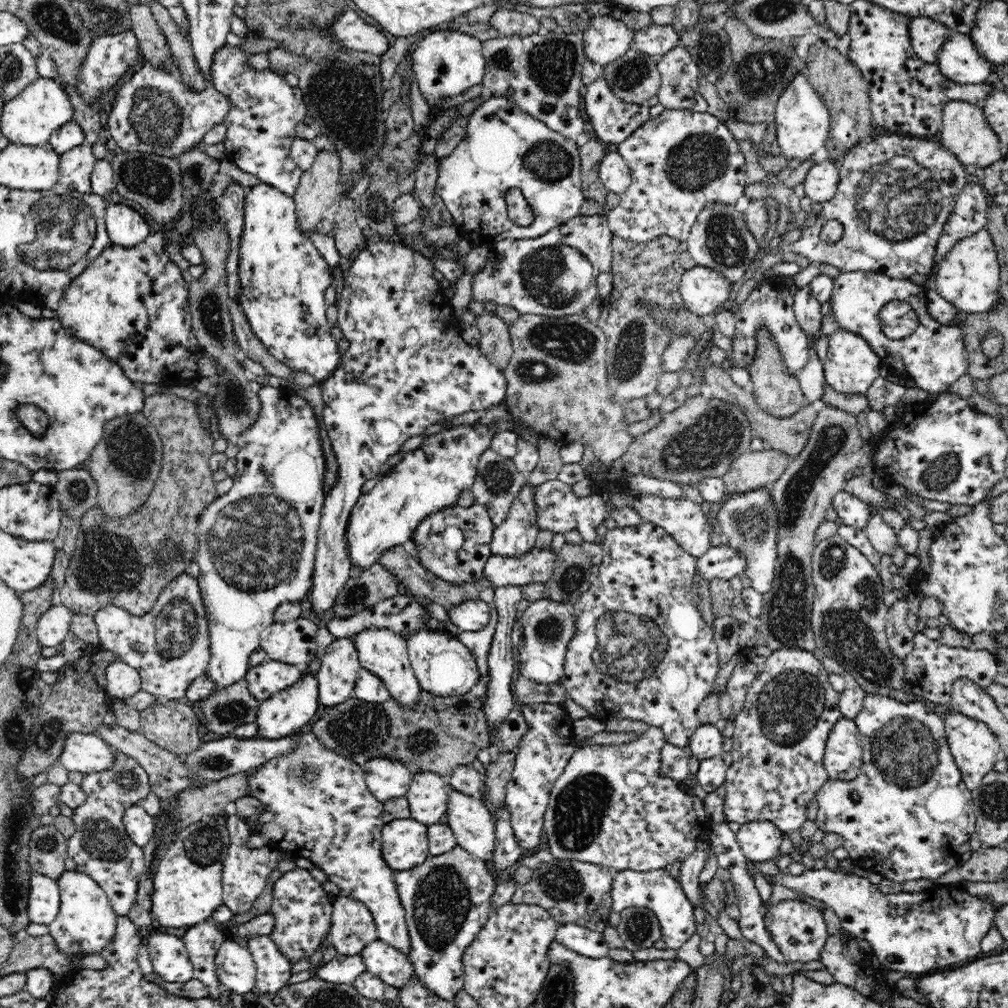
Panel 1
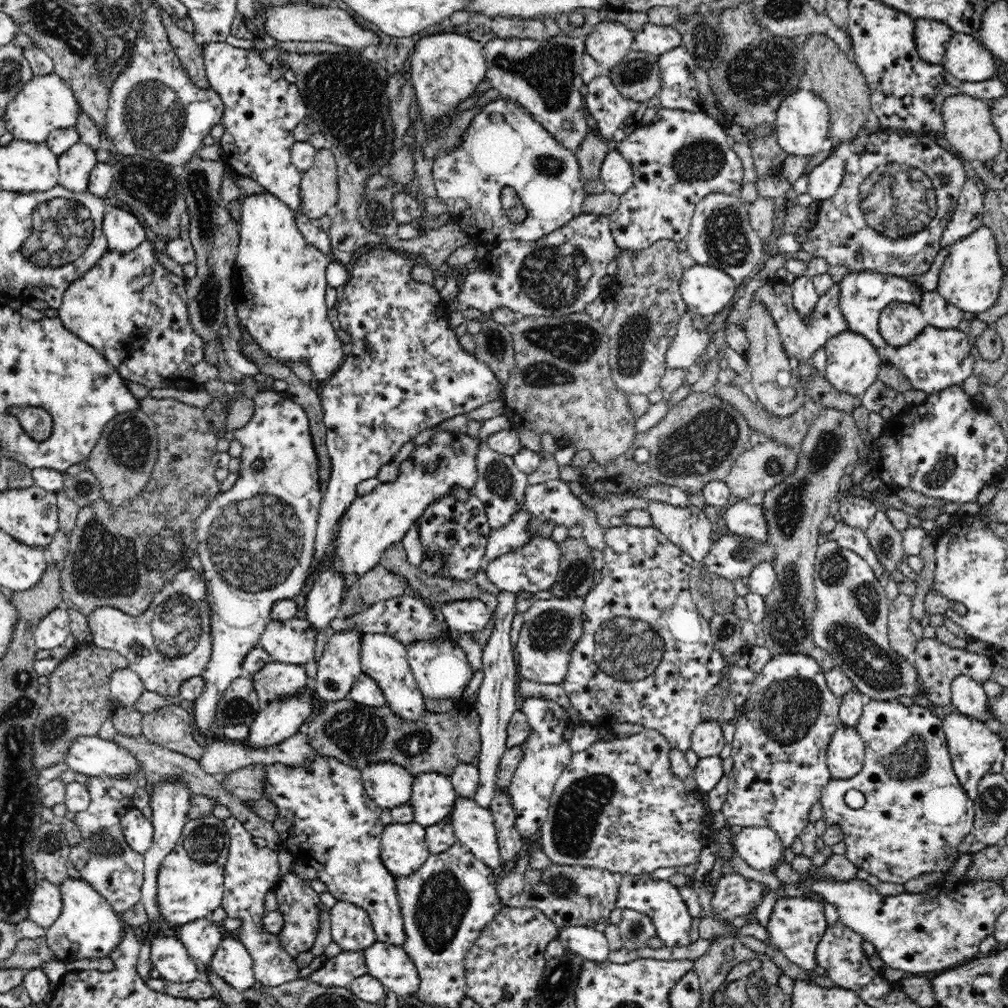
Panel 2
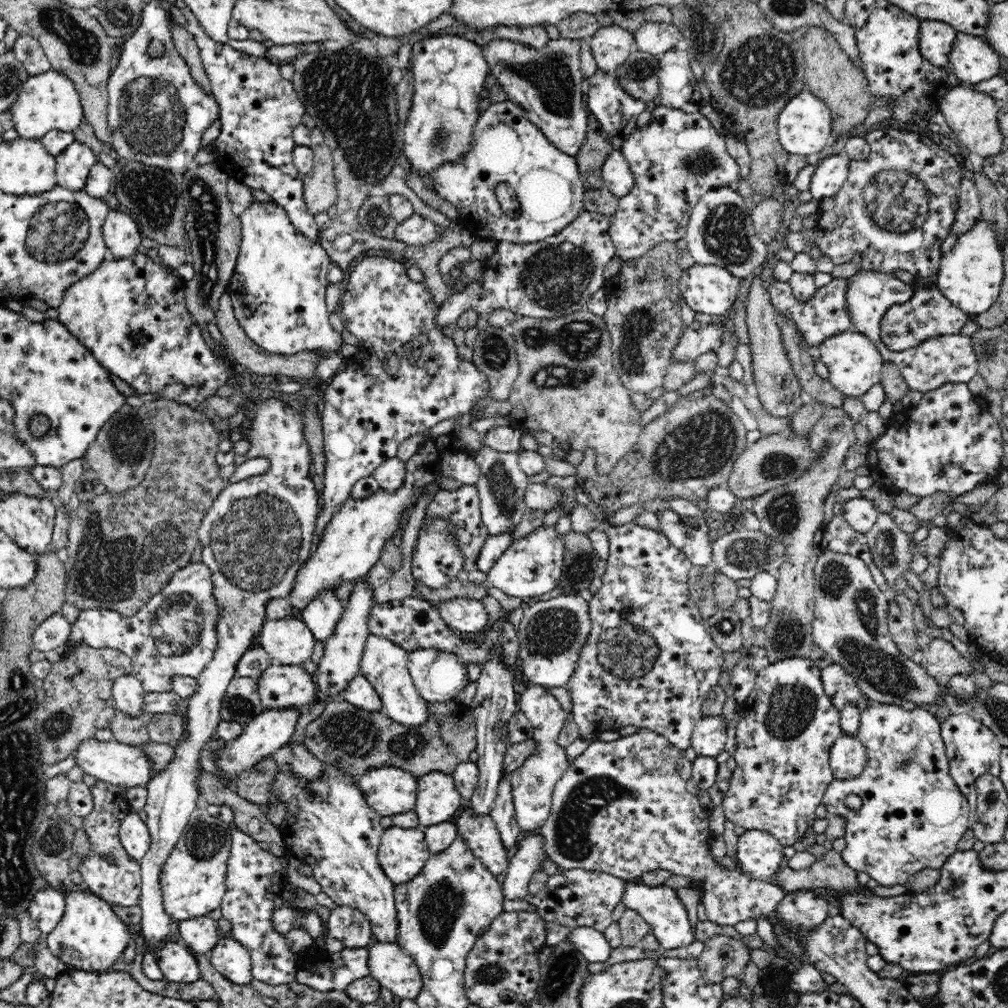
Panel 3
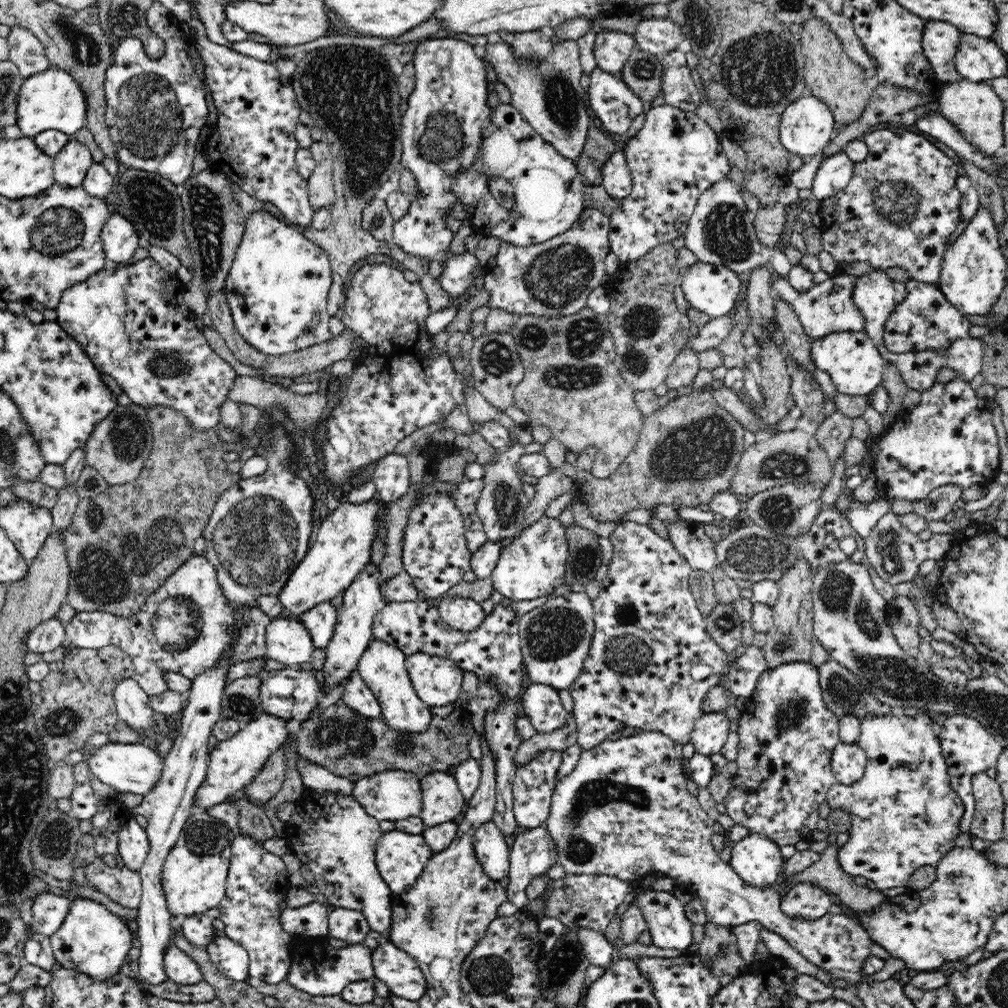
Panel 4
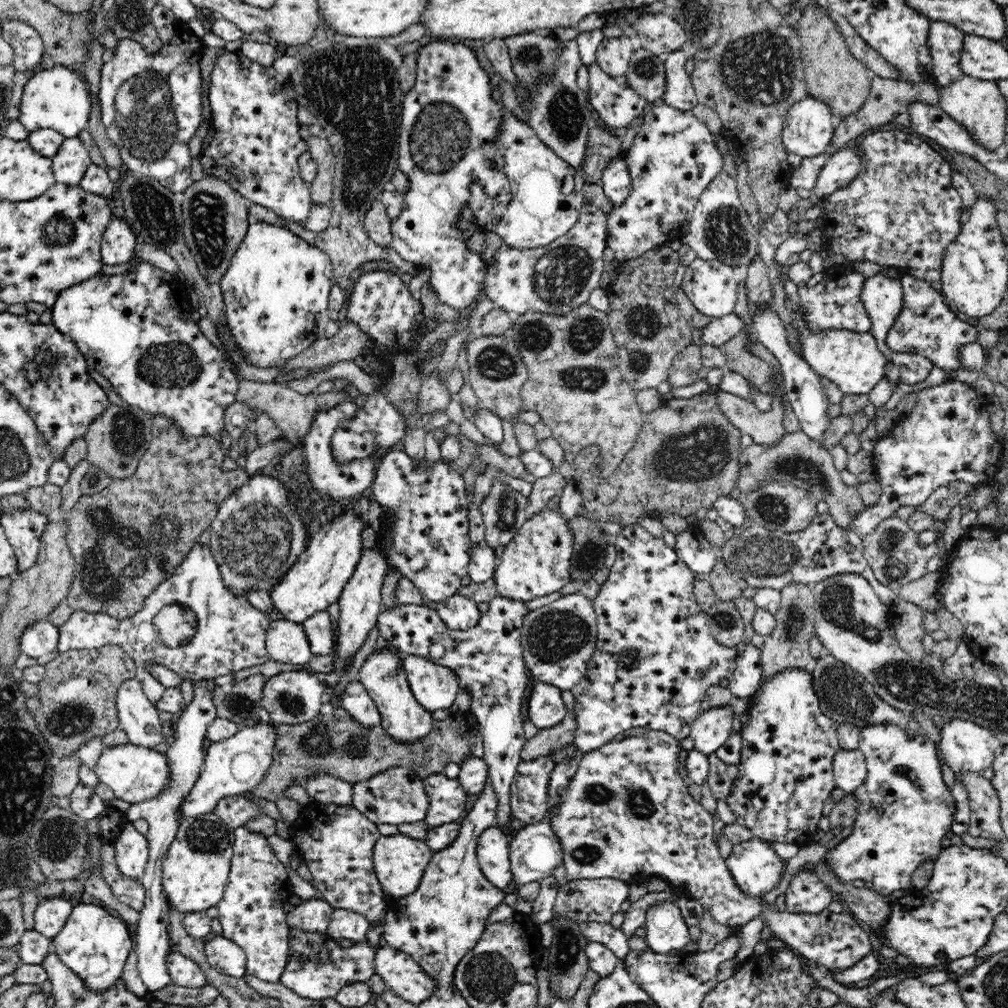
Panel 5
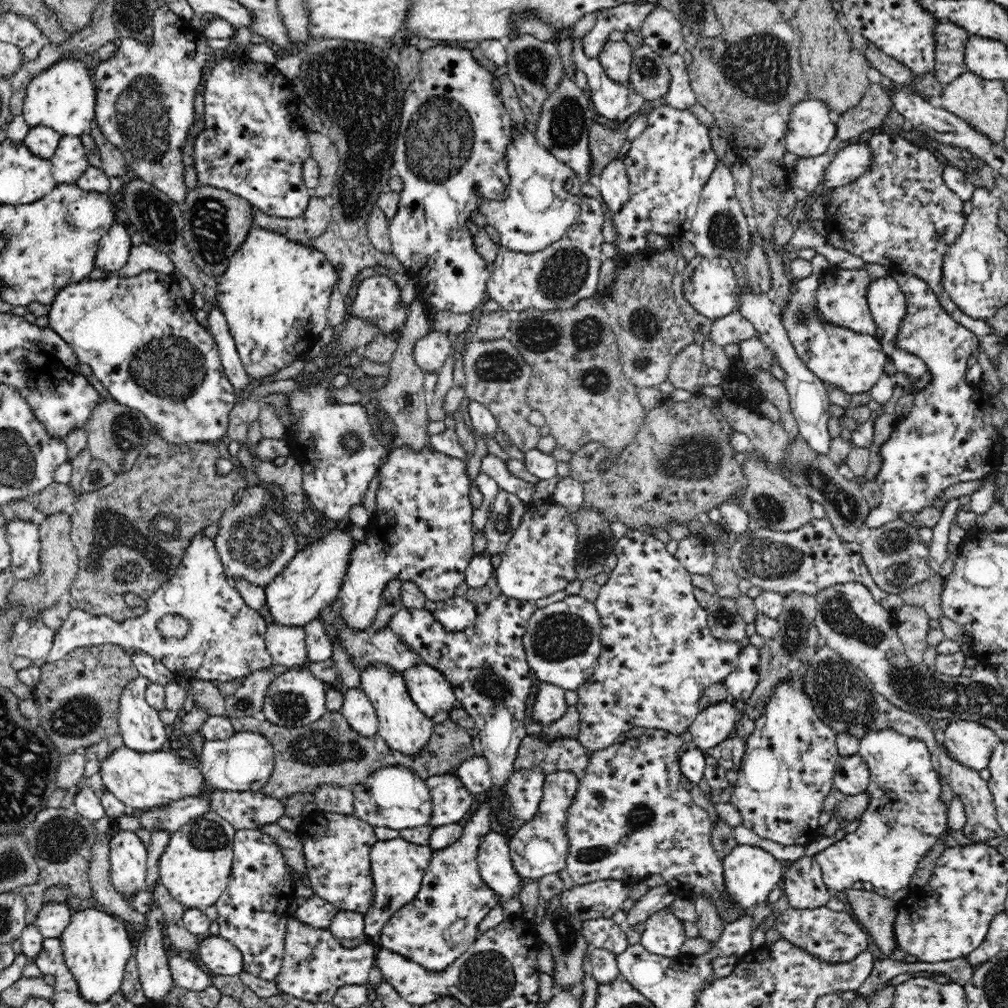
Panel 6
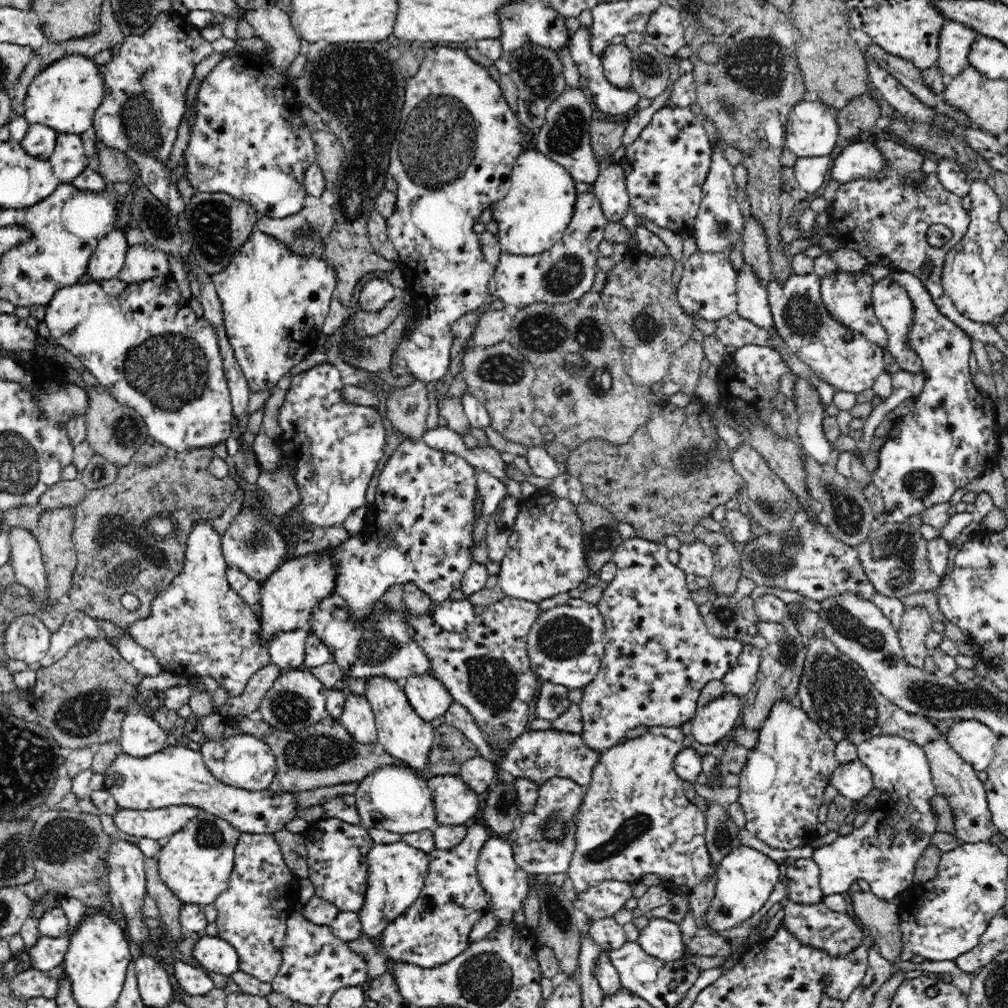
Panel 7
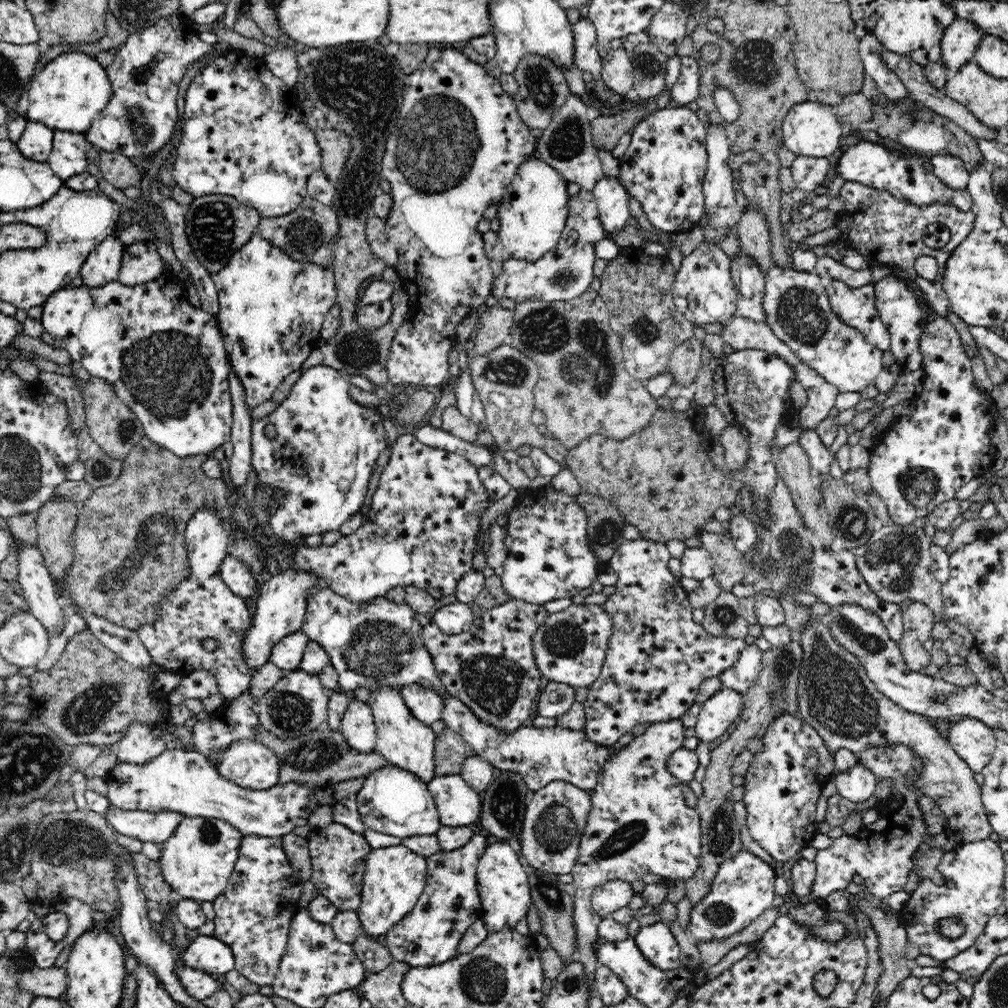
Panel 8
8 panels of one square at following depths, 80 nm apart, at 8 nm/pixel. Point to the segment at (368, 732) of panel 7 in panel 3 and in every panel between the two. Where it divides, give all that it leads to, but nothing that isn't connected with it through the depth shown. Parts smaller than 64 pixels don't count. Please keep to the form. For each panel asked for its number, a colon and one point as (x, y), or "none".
3: (359, 692)
4: (357, 696)
5: (355, 700)
6: (358, 711)

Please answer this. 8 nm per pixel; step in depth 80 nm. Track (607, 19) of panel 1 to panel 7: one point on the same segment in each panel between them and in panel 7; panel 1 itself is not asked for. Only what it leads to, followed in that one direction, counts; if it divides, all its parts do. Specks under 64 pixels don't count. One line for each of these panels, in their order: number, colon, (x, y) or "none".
2: (610, 42)
3: (611, 45)
4: (612, 49)
5: (613, 55)
6: (616, 57)
7: (617, 59)

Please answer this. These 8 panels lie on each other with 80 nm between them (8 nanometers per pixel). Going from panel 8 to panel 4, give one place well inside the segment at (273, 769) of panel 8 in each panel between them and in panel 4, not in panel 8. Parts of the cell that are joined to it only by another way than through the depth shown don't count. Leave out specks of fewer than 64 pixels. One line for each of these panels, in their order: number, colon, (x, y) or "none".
4: (233, 763)
5: (235, 765)
6: (244, 762)
7: (243, 761)

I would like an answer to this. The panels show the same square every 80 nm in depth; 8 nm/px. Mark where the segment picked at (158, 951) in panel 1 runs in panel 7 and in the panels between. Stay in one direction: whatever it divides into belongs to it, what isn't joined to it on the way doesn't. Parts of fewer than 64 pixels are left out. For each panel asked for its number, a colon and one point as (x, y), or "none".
2: (169, 956)
3: (177, 963)
4: (180, 968)
5: (184, 972)
6: (187, 975)
7: (195, 981)

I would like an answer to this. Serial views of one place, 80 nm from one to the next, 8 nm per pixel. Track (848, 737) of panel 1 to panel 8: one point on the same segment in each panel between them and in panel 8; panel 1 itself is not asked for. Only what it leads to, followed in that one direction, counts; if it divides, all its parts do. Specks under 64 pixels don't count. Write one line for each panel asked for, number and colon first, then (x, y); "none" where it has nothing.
2: (846, 751)
3: (847, 757)
4: (848, 761)
5: (849, 767)
6: (851, 776)
7: (854, 780)
8: (858, 784)

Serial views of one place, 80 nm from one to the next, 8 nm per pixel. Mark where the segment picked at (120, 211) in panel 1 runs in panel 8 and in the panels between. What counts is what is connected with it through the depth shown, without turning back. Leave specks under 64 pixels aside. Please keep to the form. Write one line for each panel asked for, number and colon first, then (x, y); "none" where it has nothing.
2: (124, 233)
3: (121, 235)
4: (120, 239)
5: (118, 243)
6: (114, 248)
7: (106, 262)
8: (102, 265)

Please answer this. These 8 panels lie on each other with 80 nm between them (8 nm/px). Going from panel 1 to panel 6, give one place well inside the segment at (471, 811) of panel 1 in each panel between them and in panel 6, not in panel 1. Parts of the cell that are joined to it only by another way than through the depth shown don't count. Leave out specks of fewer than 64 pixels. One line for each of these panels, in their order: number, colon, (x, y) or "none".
2: (474, 827)
3: (481, 834)
4: (491, 849)
5: (492, 847)
6: (495, 866)

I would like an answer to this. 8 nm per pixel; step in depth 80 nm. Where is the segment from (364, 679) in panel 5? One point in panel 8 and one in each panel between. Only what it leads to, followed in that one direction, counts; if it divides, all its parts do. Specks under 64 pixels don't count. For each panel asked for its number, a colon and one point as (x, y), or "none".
6: (402, 725)
7: (403, 734)
8: (404, 742)

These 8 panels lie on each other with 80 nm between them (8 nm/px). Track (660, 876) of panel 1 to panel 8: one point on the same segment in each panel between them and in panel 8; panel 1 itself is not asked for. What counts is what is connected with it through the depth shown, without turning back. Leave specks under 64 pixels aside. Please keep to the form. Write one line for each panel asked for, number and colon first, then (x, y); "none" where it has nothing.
2: (661, 901)
3: (661, 908)
4: (664, 914)
5: (666, 931)
6: (664, 934)
7: (661, 938)
8: (658, 946)

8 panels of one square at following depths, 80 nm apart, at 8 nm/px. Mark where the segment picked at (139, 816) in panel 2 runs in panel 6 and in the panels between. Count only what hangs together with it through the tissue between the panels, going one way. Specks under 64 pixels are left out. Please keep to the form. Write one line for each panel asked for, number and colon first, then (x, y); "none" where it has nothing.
3: (133, 832)
4: (133, 845)
5: (131, 848)
6: (128, 857)

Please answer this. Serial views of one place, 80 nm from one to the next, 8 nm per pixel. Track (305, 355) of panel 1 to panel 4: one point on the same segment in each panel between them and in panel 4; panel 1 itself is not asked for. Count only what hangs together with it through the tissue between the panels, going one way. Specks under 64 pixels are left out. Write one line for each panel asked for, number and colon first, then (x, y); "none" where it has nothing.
2: (279, 287)
3: (278, 289)
4: (277, 289)

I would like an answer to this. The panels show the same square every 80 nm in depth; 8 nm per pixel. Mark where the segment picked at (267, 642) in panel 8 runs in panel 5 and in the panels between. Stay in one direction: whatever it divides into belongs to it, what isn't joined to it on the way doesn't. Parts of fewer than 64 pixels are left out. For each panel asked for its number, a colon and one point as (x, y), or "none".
5: (316, 580)
6: (311, 581)
7: (288, 597)

